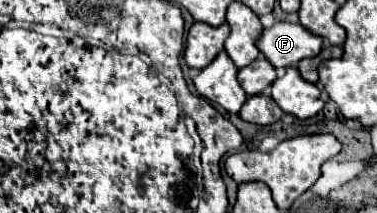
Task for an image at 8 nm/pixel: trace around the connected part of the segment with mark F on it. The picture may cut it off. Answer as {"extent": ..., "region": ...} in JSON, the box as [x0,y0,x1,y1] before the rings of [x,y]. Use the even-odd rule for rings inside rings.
{"extent":[256,21,322,69],"region":[[[276,21],[270,29],[262,31],[256,47],[276,69],[280,69],[296,65],[306,57],[316,57],[322,49],[322,39],[300,23]]]}

